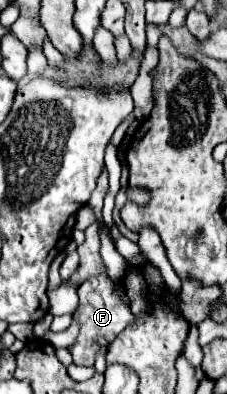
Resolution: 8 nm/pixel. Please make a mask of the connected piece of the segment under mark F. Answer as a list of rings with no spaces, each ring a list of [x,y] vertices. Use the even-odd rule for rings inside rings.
[[[105,272],[99,276],[91,276],[87,278],[79,288],[79,306],[73,312],[73,316],[77,316],[79,320],[79,336],[75,340],[75,344],[71,344],[67,350],[73,356],[73,364],[77,366],[93,366],[95,364],[95,356],[99,350],[107,350],[109,344],[115,340],[115,336],[129,324],[133,322],[133,314],[129,310],[129,306],[125,306],[119,296],[115,294],[117,284],[113,278],[109,278]]]

